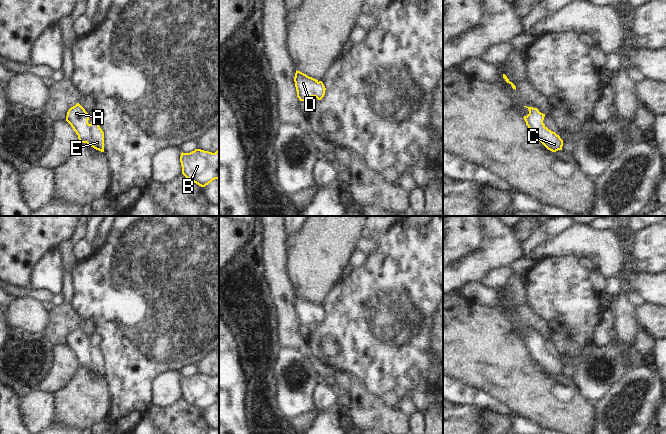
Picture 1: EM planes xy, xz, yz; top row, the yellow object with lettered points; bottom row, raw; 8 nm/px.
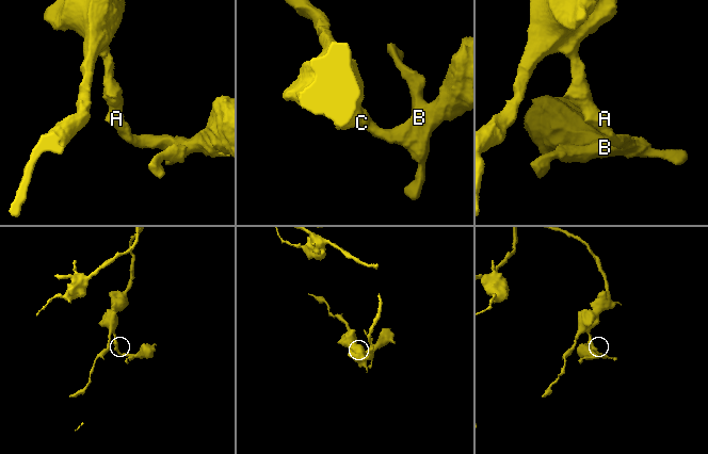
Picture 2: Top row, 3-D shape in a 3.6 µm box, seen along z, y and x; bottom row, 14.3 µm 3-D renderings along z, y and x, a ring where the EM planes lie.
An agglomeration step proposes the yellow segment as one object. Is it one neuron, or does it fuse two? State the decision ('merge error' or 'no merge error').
no merge error

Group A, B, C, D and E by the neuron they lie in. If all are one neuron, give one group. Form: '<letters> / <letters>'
A B C D E

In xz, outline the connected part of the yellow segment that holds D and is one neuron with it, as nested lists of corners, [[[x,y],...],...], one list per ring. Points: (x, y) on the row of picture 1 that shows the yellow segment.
[[[297,71],[294,77],[297,97],[300,101],[307,101],[311,97],[316,97],[321,100],[325,95],[325,86],[322,81],[318,81],[306,74]]]

